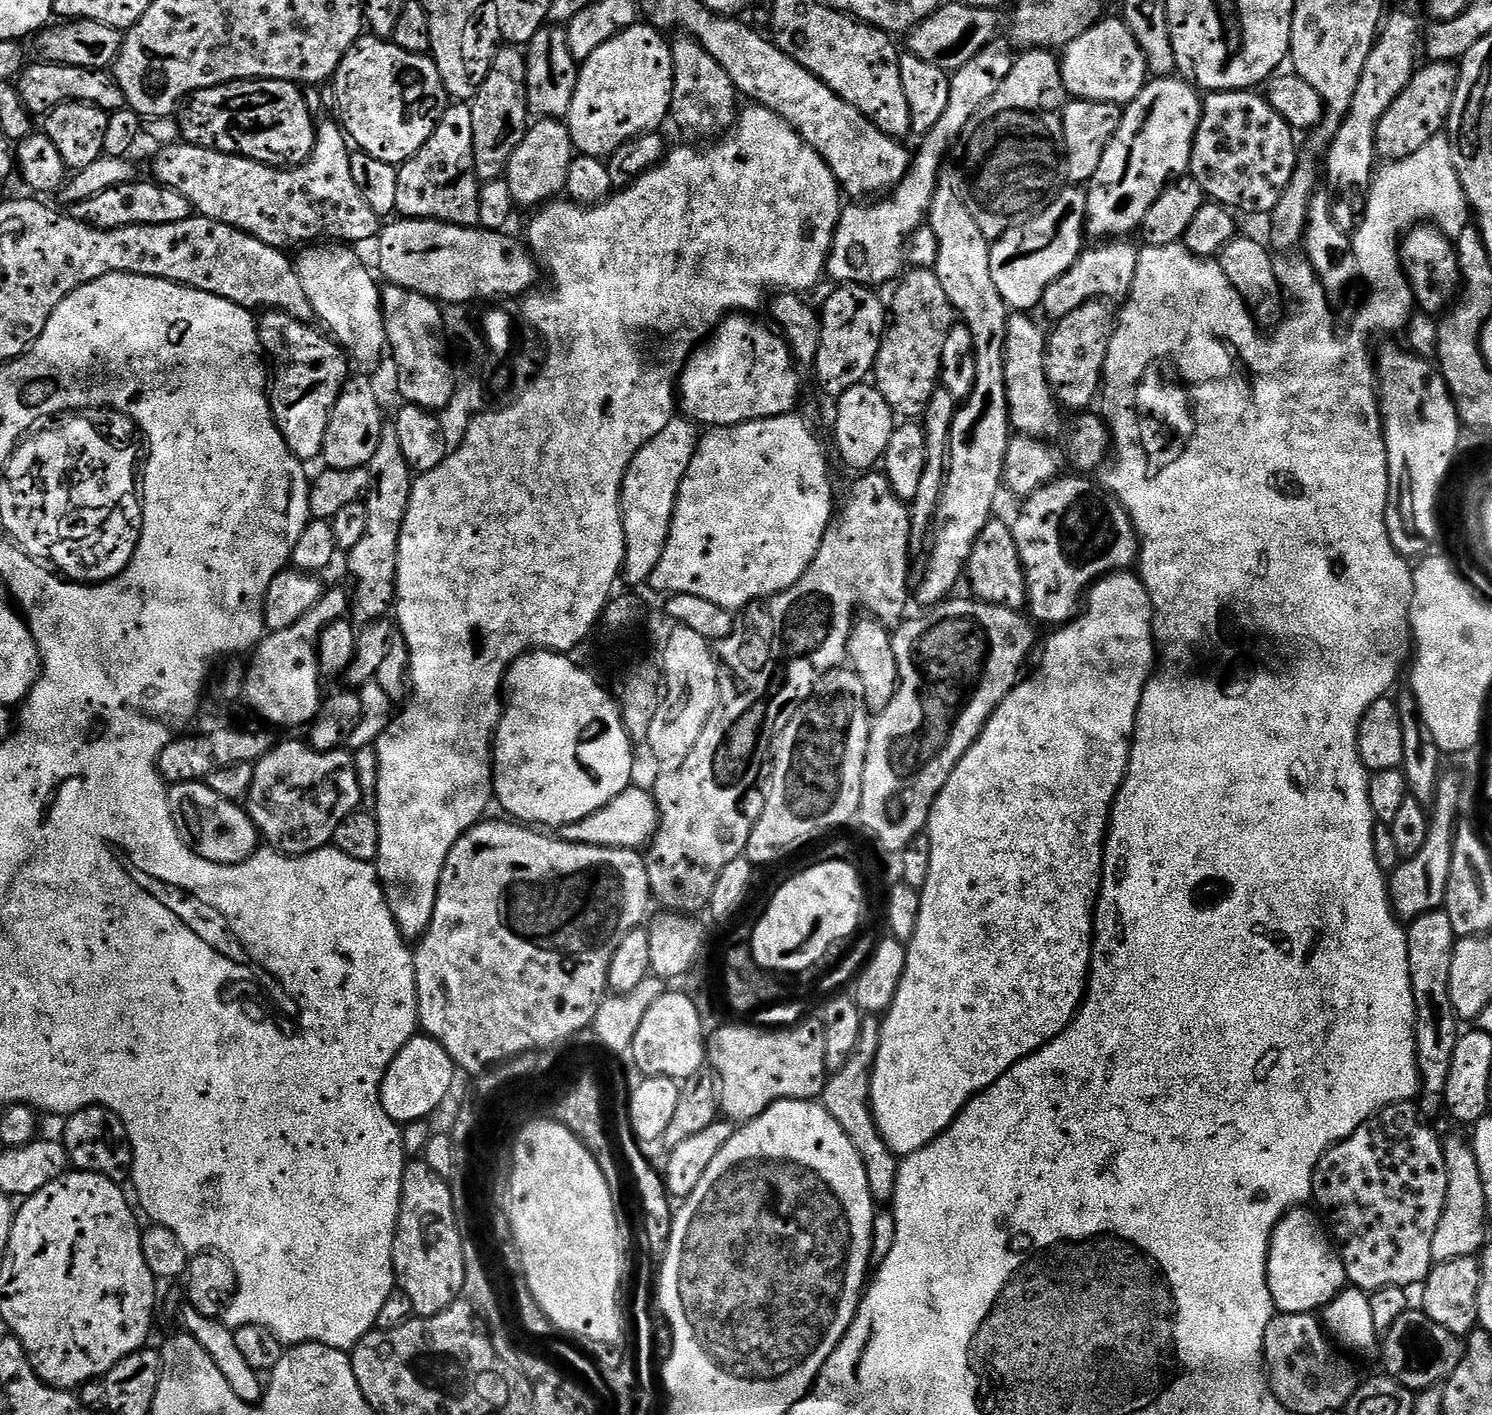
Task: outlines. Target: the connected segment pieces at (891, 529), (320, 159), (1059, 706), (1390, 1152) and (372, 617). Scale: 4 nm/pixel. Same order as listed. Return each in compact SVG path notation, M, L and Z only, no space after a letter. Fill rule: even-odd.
M868 470L857 476L860 477L848 488L848 497L845 498L844 505L841 508L839 505L838 511L832 517L832 521L828 523L828 529L822 538L822 546L818 546L818 554L814 554L814 562L810 562L806 574L802 574L800 581L794 586L790 586L784 592L780 592L777 596L769 596L763 600L753 600L747 608L739 613L732 633L726 638L715 641L714 659L718 668L718 678L720 679L720 702L710 714L702 734L698 738L698 742L694 742L694 750L690 750L690 754L686 754L684 760L679 761L675 766L669 767L672 768L669 772L662 773L656 780L656 788L654 787L656 804L660 808L660 824L657 825L656 832L647 845L644 865L646 866L646 874L650 882L652 900L655 903L660 903L659 907L661 909L685 914L700 914L700 911L703 913L714 894L714 885L718 883L718 877L721 876L722 870L726 870L726 866L730 866L730 862L734 862L734 858L744 856L747 853L754 820L751 815L749 817L744 816L743 810L740 809L740 803L743 802L744 795L759 782L760 771L763 768L765 771L766 761L770 756L770 749L773 747L780 731L788 725L790 718L794 718L796 711L808 700L812 699L816 691L816 683L828 672L832 672L845 663L848 654L848 639L852 633L852 625L858 616L856 607L861 604L862 607L869 608L872 611L869 613L885 626L899 625L905 619L906 613L904 611L908 608L908 600L910 604L908 548L911 549L913 547L912 527L910 526L910 514L908 513L909 505L897 498L890 486L888 477L884 475L883 471Z
M328 120L325 124L321 123L316 129L316 145L310 154L310 158L304 164L297 164L294 168L272 168L269 164L263 164L257 160L247 160L244 156L231 156L228 152L217 152L214 148L199 148L196 144L187 142L177 142L174 144L163 145L159 149L160 153L156 156L156 161L152 164L152 172L157 181L166 188L178 190L178 194L182 194L190 203L193 209L199 215L217 220L218 222L226 222L235 228L241 228L243 232L249 232L254 238L258 238L262 242L266 242L270 246L284 250L289 246L287 244L296 244L295 246L308 246L313 242L339 242L349 246L361 246L367 240L375 241L379 237L382 227L382 218L378 214L374 214L374 210L370 210L370 206L366 206L366 198L362 198L362 194L358 191L358 186L354 186L354 174L350 174L350 140L346 135L343 127L339 123L336 124L332 120Z
M1135 571L1111 572L1109 576L1100 577L1088 589L1086 603L1083 605L1080 615L1075 620L1071 620L1070 623L1057 627L1053 631L1056 633L1044 644L1044 653L1040 656L1040 669L1029 680L1027 678L1021 679L1009 696L998 705L996 713L988 719L988 725L984 727L982 734L974 742L974 746L970 746L970 750L966 750L966 754L960 759L958 766L950 774L946 786L942 786L942 790L934 802L932 813L928 816L928 827L926 829L932 847L930 850L929 876L926 878L924 887L919 889L921 908L918 910L917 926L913 932L913 938L906 944L908 949L906 970L902 974L902 982L898 982L898 994L894 994L894 1002L888 1007L887 1012L883 1013L878 1058L872 1067L872 1098L870 1101L872 1113L882 1138L888 1143L890 1150L896 1153L897 1157L903 1158L914 1154L918 1150L922 1150L922 1146L934 1142L934 1138L941 1136L952 1125L954 1118L966 1107L972 1097L989 1088L994 1082L998 1082L998 1078L1002 1078L1002 1074L1006 1074L1006 1070L1013 1068L1022 1058L1026 1058L1031 1052L1038 1051L1042 1045L1050 1043L1063 1028L1072 1023L1072 1019L1079 1012L1081 1004L1084 1003L1084 997L1088 990L1088 969L1092 967L1094 913L1096 911L1096 900L1100 896L1100 880L1104 876L1104 842L1110 827L1112 803L1116 801L1116 793L1120 791L1124 775L1128 773L1128 759L1132 753L1132 735L1136 729L1136 715L1138 714L1138 706L1142 702L1144 687L1152 679L1154 669L1158 664L1158 645L1152 631L1153 615L1150 594L1146 590L1143 580Z
M1415 1103L1391 1104L1388 1108L1382 1108L1379 1112L1372 1113L1371 1118L1365 1124L1358 1126L1358 1130L1354 1130L1354 1134L1350 1134L1350 1138L1346 1138L1340 1144L1333 1144L1314 1170L1312 1200L1315 1207L1322 1213L1327 1227L1330 1229L1330 1235L1340 1253L1344 1269L1348 1275L1348 1284L1353 1288L1360 1288L1369 1294L1377 1292L1379 1288L1403 1288L1408 1290L1411 1289L1411 1284L1423 1285L1424 1281L1428 1279L1429 1272L1434 1267L1431 1247L1434 1232L1438 1230L1439 1219L1443 1216L1443 1207L1446 1206L1447 1170L1446 1159L1443 1158L1441 1137L1436 1137L1435 1130L1427 1123L1431 1124L1425 1119L1421 1109Z
M385 427L384 436L374 450L367 466L370 478L370 490L364 497L366 506L366 534L362 542L347 553L348 572L356 585L350 588L350 612L357 621L375 622L385 619L393 611L396 603L396 555L402 522L406 518L406 506L410 506L414 473L398 446L395 427Z

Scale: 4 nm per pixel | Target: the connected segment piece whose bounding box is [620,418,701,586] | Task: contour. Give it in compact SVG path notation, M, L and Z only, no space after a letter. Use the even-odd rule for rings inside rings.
M673 418L659 434L654 434L638 454L624 475L620 509L626 530L626 554L624 555L623 583L647 585L654 566L666 550L666 538L670 534L670 522L674 518L674 506L682 478L690 470L701 433L697 425L687 418ZM697 431L697 432L696 432Z

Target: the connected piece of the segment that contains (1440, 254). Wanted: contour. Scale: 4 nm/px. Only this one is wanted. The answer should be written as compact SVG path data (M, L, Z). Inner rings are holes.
M1417 226L1400 241L1400 264L1412 288L1415 307L1421 312L1440 314L1457 299L1462 284L1456 245L1435 226Z

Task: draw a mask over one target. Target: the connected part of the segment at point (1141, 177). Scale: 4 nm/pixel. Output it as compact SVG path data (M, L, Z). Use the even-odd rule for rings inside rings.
M1152 78L1123 109L1118 130L1098 162L1094 178L1086 185L1089 237L1124 238L1140 227L1146 210L1170 181L1192 166L1192 143L1198 130L1202 96L1183 78Z

